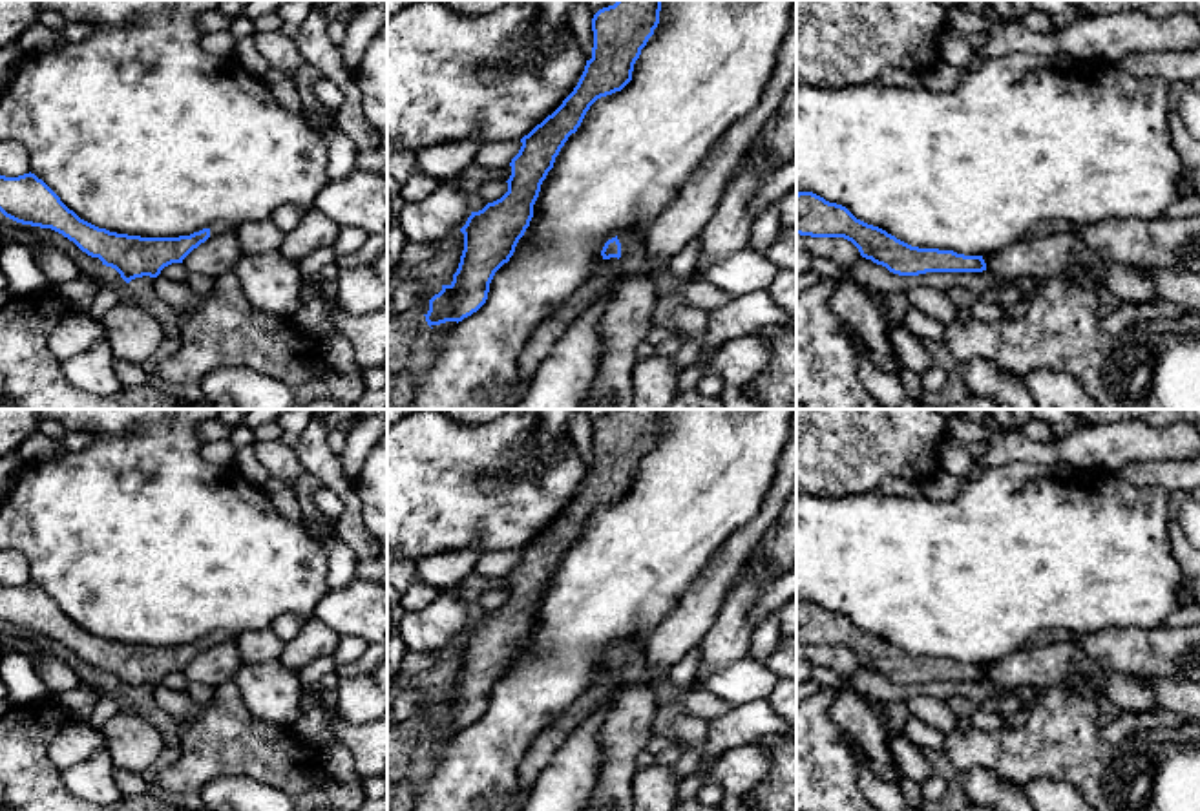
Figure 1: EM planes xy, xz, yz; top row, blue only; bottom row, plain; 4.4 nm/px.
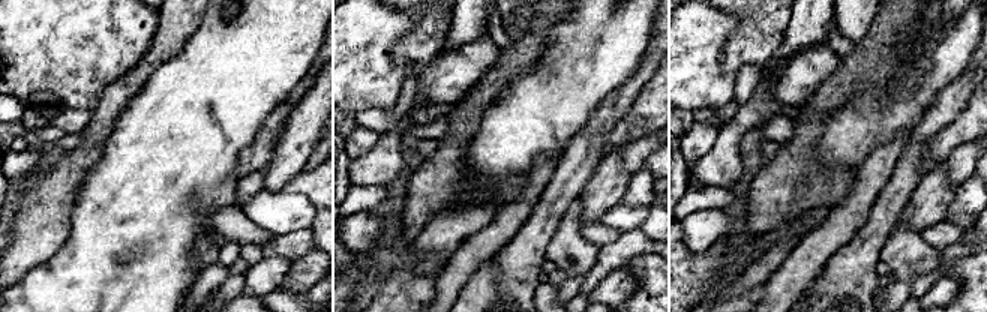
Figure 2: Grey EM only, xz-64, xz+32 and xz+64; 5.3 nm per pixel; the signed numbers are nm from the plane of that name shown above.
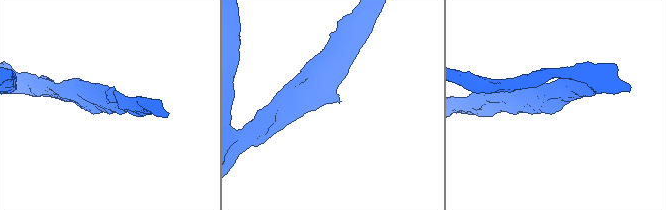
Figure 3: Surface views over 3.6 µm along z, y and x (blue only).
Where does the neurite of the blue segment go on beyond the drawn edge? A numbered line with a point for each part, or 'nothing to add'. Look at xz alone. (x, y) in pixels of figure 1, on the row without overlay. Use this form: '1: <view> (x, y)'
1: xz (632, 660)

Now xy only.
1: xy (220, 636)

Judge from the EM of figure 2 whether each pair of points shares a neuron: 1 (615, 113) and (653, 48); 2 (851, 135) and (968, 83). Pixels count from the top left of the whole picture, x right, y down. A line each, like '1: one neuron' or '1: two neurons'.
1: one neuron
2: two neurons

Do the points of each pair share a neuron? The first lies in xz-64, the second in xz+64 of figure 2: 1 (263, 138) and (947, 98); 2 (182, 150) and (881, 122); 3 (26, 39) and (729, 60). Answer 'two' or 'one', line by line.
1: one
2: one
3: two

